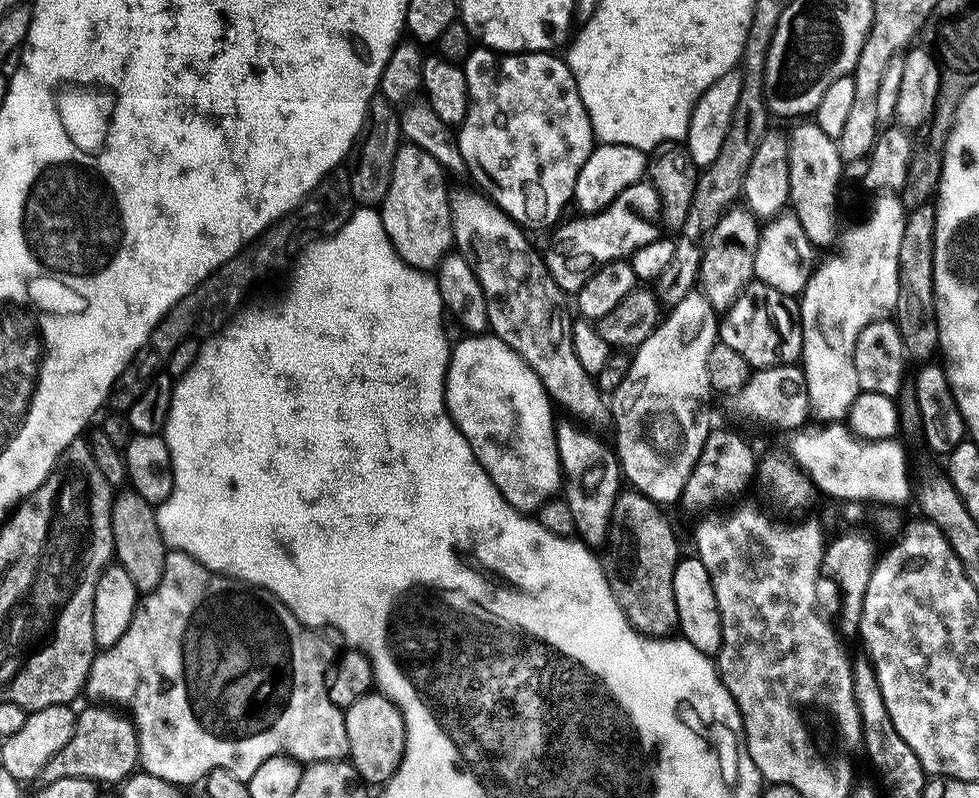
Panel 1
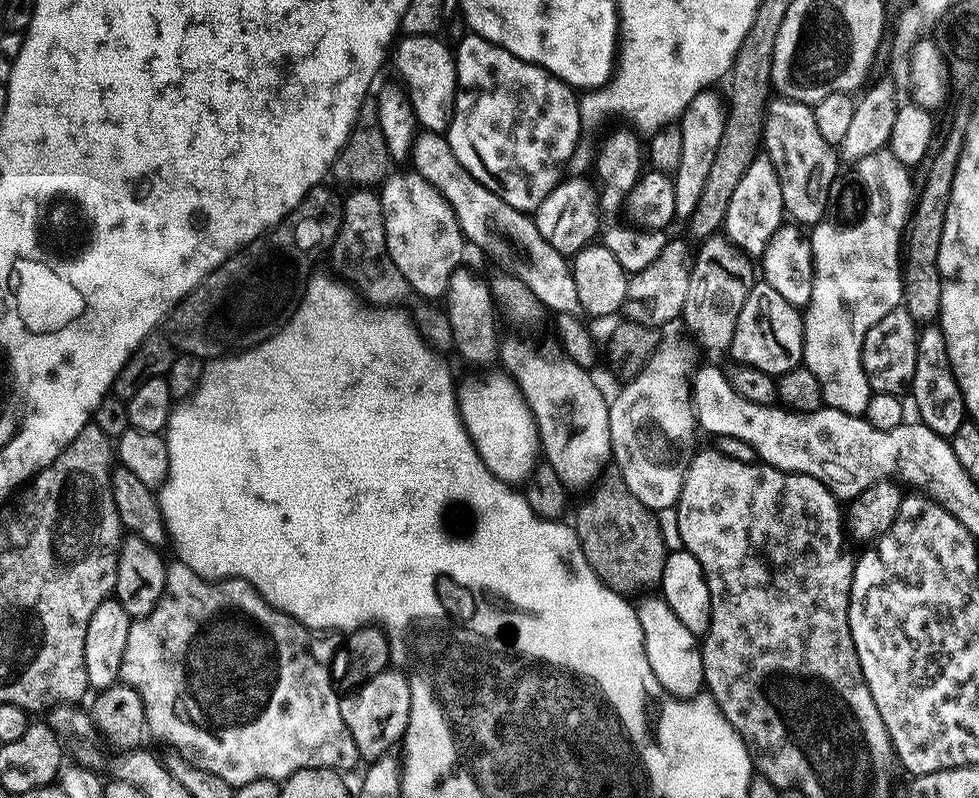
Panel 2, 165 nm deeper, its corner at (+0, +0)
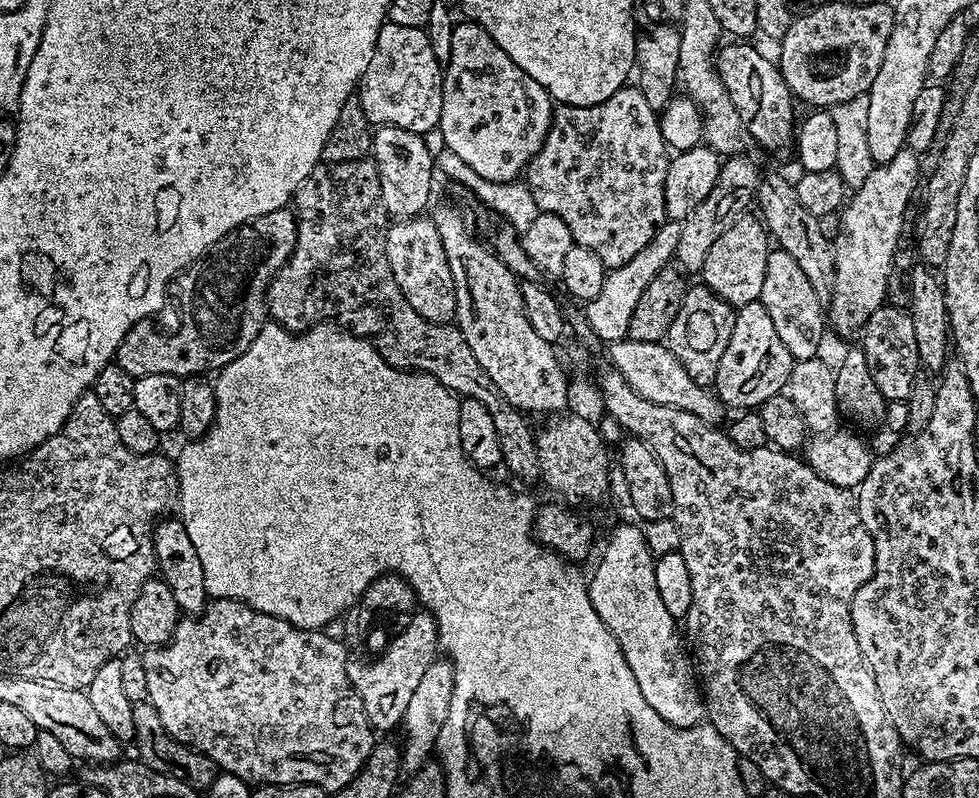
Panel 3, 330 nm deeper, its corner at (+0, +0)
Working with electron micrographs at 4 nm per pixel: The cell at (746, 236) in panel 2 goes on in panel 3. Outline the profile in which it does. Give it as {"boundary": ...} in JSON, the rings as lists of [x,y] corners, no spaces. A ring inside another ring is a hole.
{"boundary":[[[751,214],[739,215],[733,224],[710,247],[702,269],[703,283],[728,304],[739,306],[759,300],[762,282],[766,278],[766,262],[770,251],[770,236],[765,225]]]}

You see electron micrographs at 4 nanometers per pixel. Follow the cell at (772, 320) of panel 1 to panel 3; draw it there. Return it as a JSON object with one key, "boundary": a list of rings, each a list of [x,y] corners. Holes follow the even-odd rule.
{"boundary":[[[759,300],[739,305],[734,330],[730,342],[726,342],[726,351],[722,353],[722,362],[714,381],[714,390],[721,403],[735,410],[756,410],[765,404],[771,396],[779,396],[785,391],[788,376],[794,361],[790,350],[778,336],[774,328],[774,318]]]}

